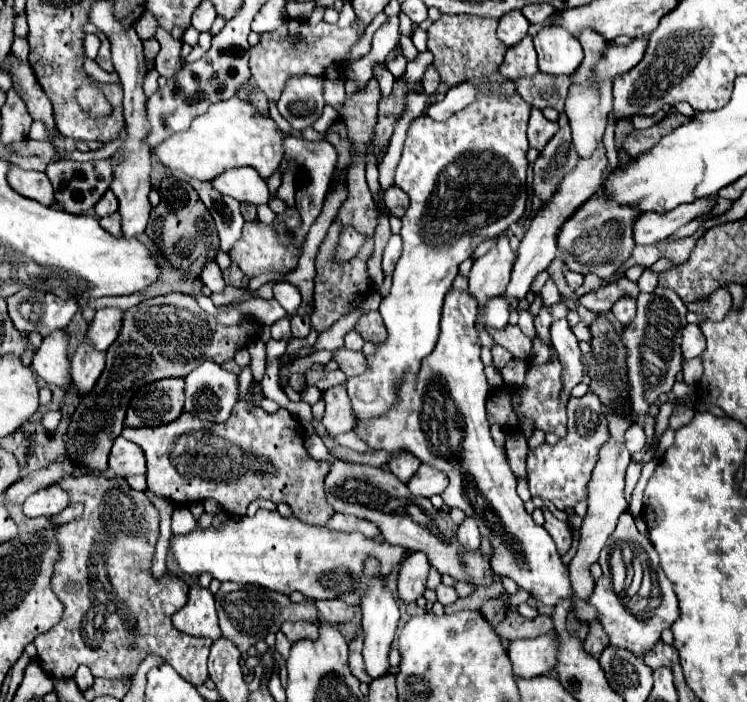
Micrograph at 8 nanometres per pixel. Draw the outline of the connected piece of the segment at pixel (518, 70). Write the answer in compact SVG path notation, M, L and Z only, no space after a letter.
M526 36L522 42L516 46L508 48L504 64L500 66L500 74L508 80L516 80L520 76L530 76L538 72L538 60L536 60L536 50L532 46L532 38Z

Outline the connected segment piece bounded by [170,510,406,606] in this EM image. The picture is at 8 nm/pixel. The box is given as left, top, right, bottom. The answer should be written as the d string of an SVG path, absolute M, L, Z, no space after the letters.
M258 510L254 518L242 516L230 520L222 528L196 528L196 532L186 536L174 536L172 540L172 554L184 574L210 572L220 582L238 582L238 584L258 584L282 594L290 594L294 590L302 592L312 600L330 600L340 598L350 606L360 606L360 598L366 592L366 574L364 564L368 558L376 558L380 562L380 576L388 578L392 570L398 568L406 548L392 546L388 542L376 542L374 538L366 538L360 532L338 532L324 526L310 526L300 522L296 516L280 516L278 512Z

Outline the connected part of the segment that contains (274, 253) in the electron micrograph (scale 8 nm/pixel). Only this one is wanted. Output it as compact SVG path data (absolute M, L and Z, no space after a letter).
M262 222L244 224L242 238L232 246L230 258L250 278L260 276L260 272L288 272L298 264L294 244L282 246L274 232L274 224Z

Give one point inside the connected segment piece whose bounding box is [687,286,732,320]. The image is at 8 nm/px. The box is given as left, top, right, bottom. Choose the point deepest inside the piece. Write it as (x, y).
(718, 304)

